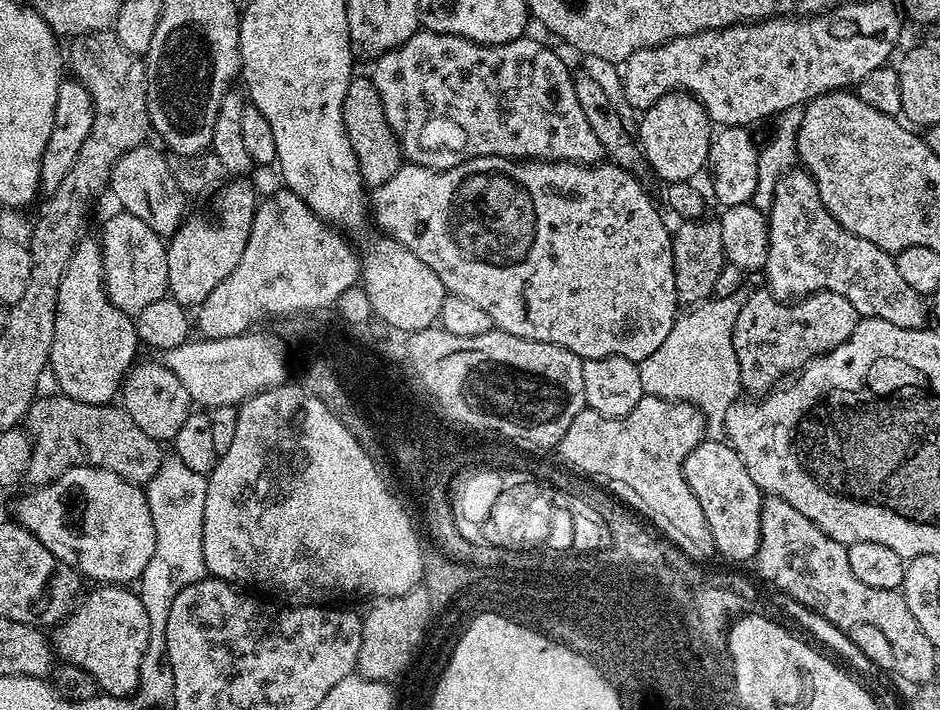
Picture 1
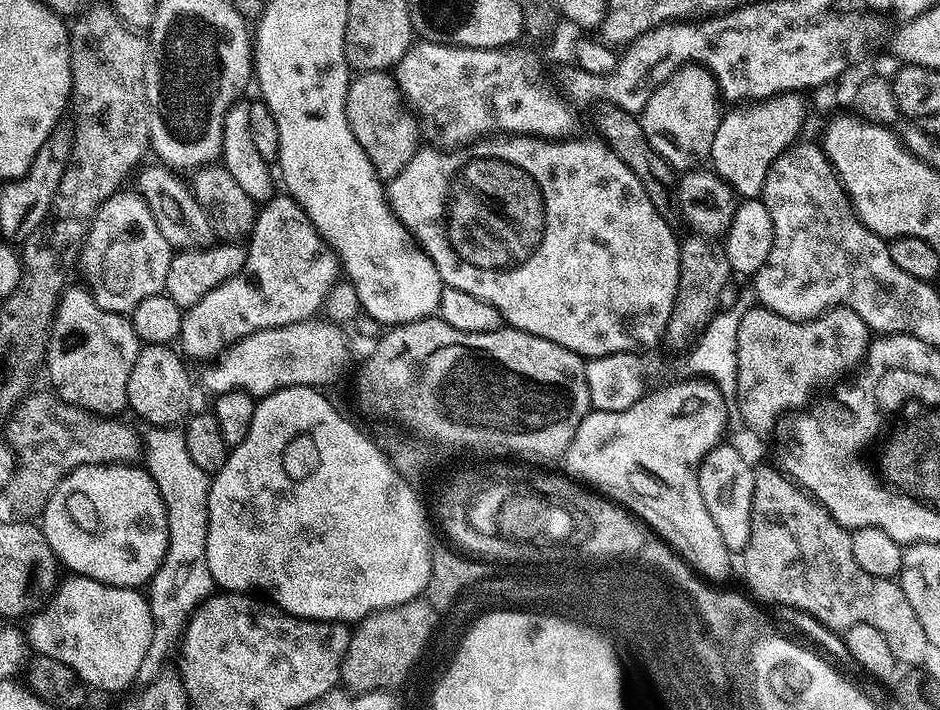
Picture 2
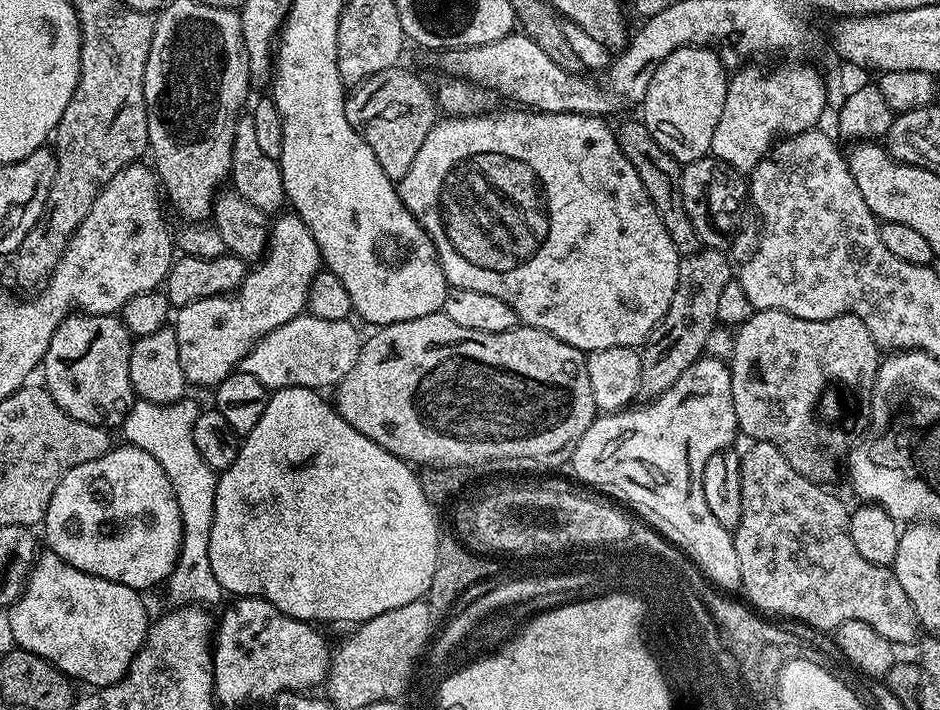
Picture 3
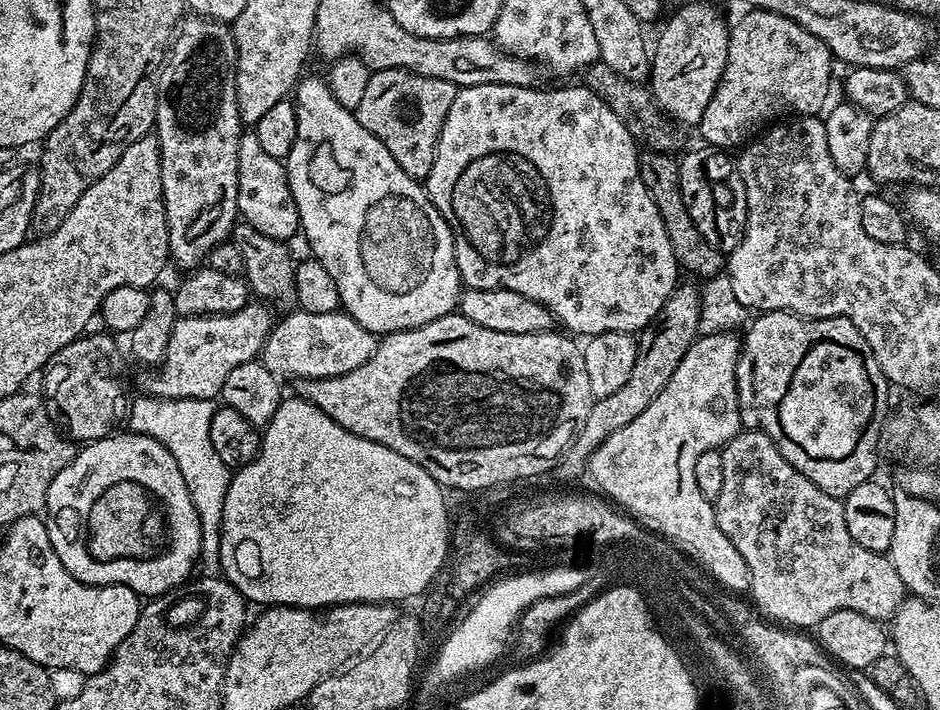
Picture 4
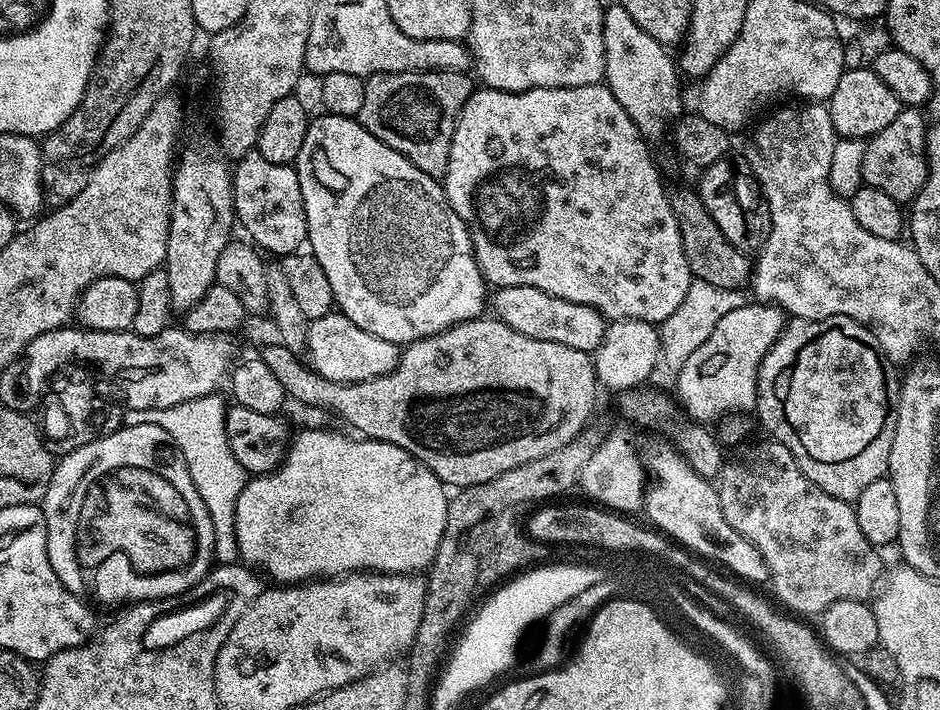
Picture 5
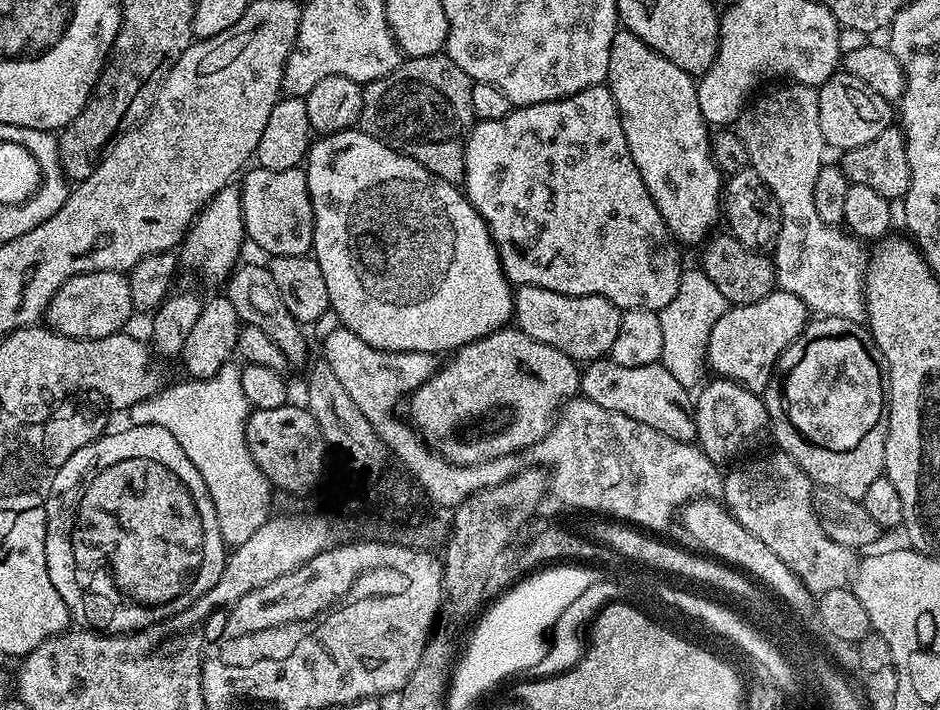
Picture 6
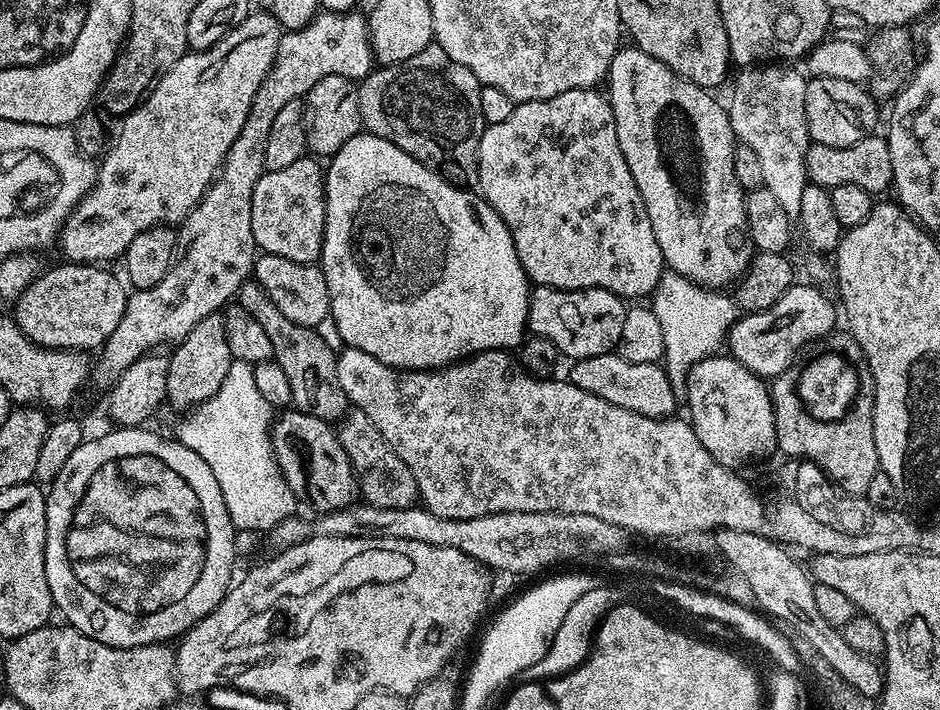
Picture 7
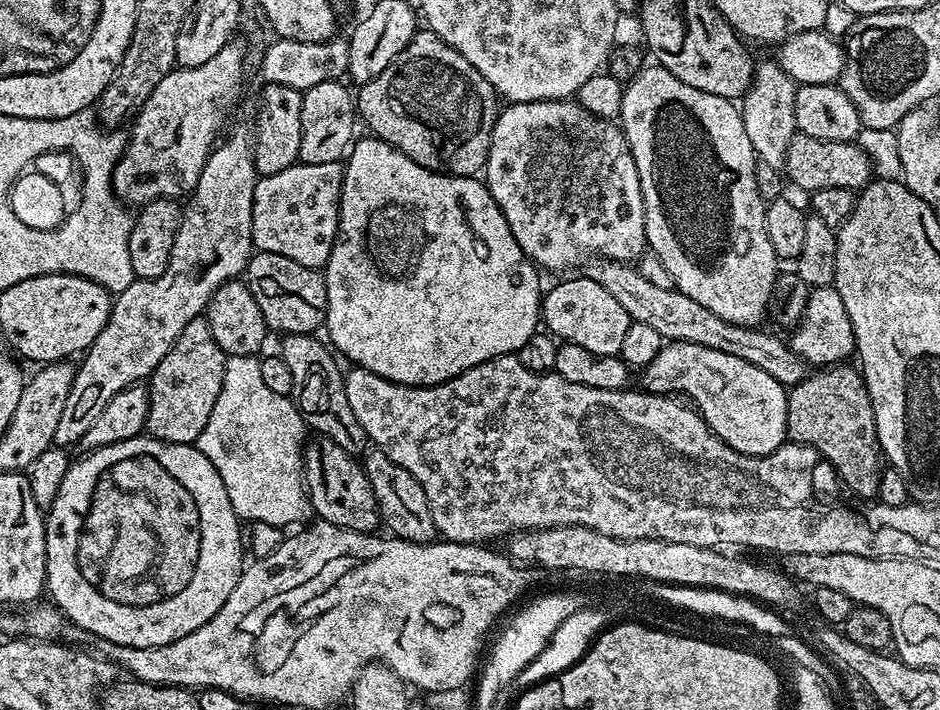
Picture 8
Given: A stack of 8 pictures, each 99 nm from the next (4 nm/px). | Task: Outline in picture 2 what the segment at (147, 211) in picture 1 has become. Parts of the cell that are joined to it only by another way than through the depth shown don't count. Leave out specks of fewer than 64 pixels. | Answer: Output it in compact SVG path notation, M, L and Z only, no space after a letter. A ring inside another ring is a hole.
M160 162L155 163L145 163L135 173L136 185L134 188L150 210L154 222L158 222L158 230L162 230L162 238L166 238L166 242L176 250L211 245L214 240L212 220L206 214L204 207L196 200L191 187L185 181L183 184L176 177L179 175L173 169Z

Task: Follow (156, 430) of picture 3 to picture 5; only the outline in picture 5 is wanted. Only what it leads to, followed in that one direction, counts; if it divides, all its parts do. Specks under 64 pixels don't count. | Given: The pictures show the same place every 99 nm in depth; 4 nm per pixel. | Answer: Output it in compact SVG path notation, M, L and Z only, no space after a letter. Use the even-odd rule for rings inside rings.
M220 394L199 396L190 402L182 402L178 406L159 408L158 410L134 410L128 408L123 413L124 424L142 426L153 424L162 426L166 434L170 434L172 443L182 454L186 466L190 470L190 478L194 478L194 490L198 490L202 502L206 502L206 510L210 514L210 522L214 526L214 556L220 564L234 564L238 560L238 542L236 541L236 503L242 494L250 476L243 466L234 458L234 450L230 450L230 442L226 438L226 414L229 405L224 404Z

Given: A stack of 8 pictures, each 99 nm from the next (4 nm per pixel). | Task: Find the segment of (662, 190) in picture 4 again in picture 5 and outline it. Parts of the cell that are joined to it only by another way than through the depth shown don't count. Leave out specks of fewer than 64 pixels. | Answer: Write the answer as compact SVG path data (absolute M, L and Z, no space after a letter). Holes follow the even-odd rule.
M680 188L670 196L672 209L678 222L678 230L682 234L682 246L686 254L686 262L690 266L693 277L702 282L710 282L710 286L743 289L752 279L753 261L749 253L738 250L718 230L714 218L700 201L699 191Z

